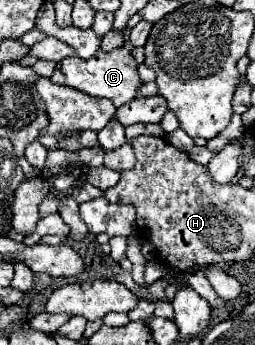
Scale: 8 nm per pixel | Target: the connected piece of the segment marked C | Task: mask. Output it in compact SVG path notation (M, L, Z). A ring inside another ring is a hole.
M126 46L114 48L110 52L98 50L92 58L82 60L82 58L62 58L56 64L56 70L50 78L56 84L64 84L70 88L76 88L84 94L90 96L98 96L98 98L108 98L114 102L116 108L120 108L122 104L130 102L136 98L136 88L140 86L138 80L138 72L136 72L136 60L132 58L130 50Z

